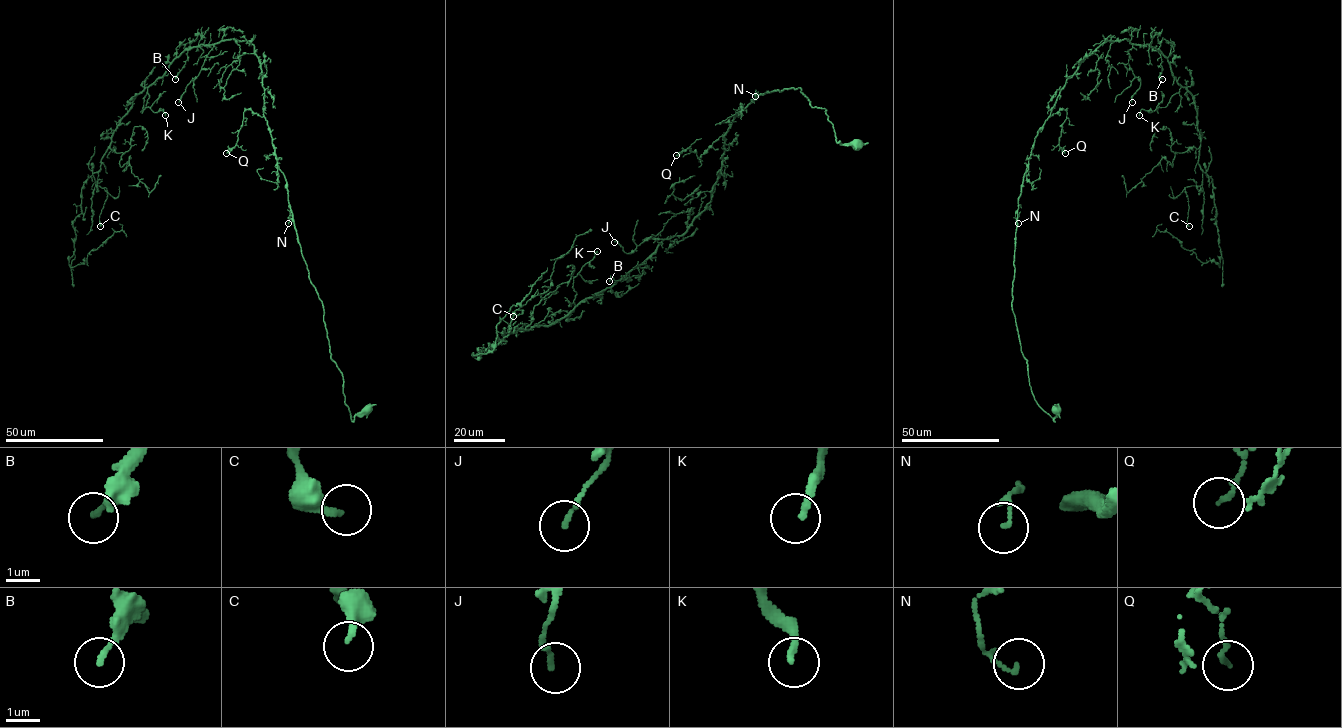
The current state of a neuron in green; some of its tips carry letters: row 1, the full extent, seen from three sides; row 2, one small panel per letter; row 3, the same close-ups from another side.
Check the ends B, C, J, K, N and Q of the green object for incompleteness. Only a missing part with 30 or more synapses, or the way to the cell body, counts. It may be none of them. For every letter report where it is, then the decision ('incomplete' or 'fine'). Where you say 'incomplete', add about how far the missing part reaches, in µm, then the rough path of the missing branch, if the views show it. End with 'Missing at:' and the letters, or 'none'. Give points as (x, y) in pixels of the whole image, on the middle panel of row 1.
B: (609, 281) | fine
C: (513, 316) | fine
J: (614, 242) | fine
K: (597, 251) | incomplete | 50 µm | (597, 251), (595, 244), (605, 225), (635, 201), (642, 201), (641, 211)
N: (755, 96) | fine
Q: (676, 155) | fine
Missing at: K

